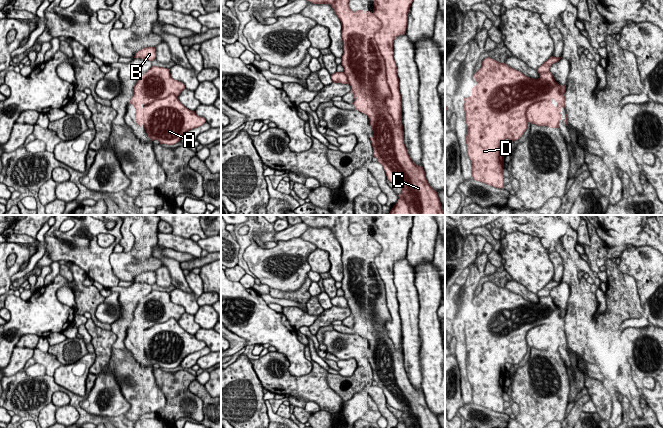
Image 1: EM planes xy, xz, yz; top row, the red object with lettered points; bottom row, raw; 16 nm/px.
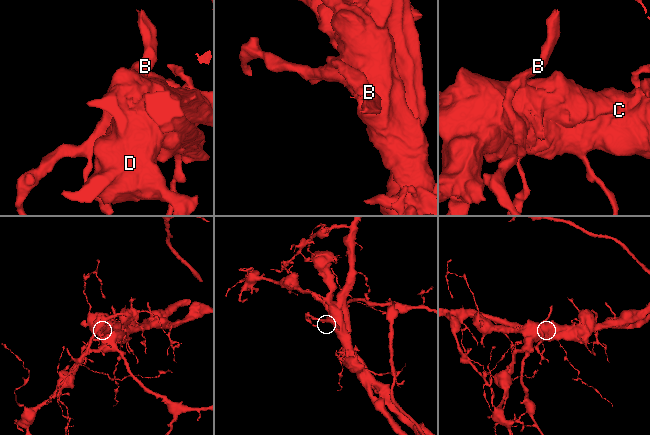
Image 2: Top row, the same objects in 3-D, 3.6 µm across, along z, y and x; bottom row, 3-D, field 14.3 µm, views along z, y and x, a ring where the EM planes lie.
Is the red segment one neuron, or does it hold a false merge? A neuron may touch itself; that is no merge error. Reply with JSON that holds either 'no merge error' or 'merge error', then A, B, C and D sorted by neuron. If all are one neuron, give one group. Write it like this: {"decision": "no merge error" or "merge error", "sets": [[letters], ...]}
{"decision": "merge error", "sets": [["A", "B"], ["C", "D"]]}

